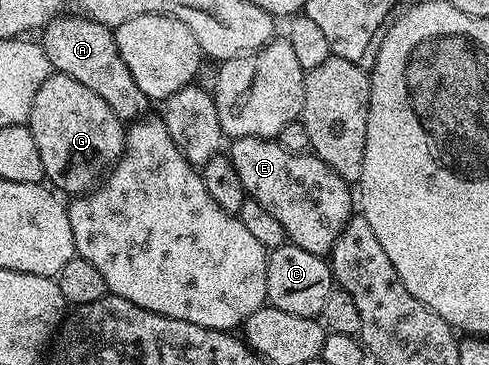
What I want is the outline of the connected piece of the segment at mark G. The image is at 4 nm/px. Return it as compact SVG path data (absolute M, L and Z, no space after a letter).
M52 72L51 76L45 79L45 83L37 87L37 95L33 95L33 103L25 124L37 143L44 178L48 182L56 181L67 195L83 195L94 190L100 178L123 155L124 122L112 111L109 103L101 99L101 95L89 91L89 87L77 83L77 79L69 79L69 75L64 73Z

